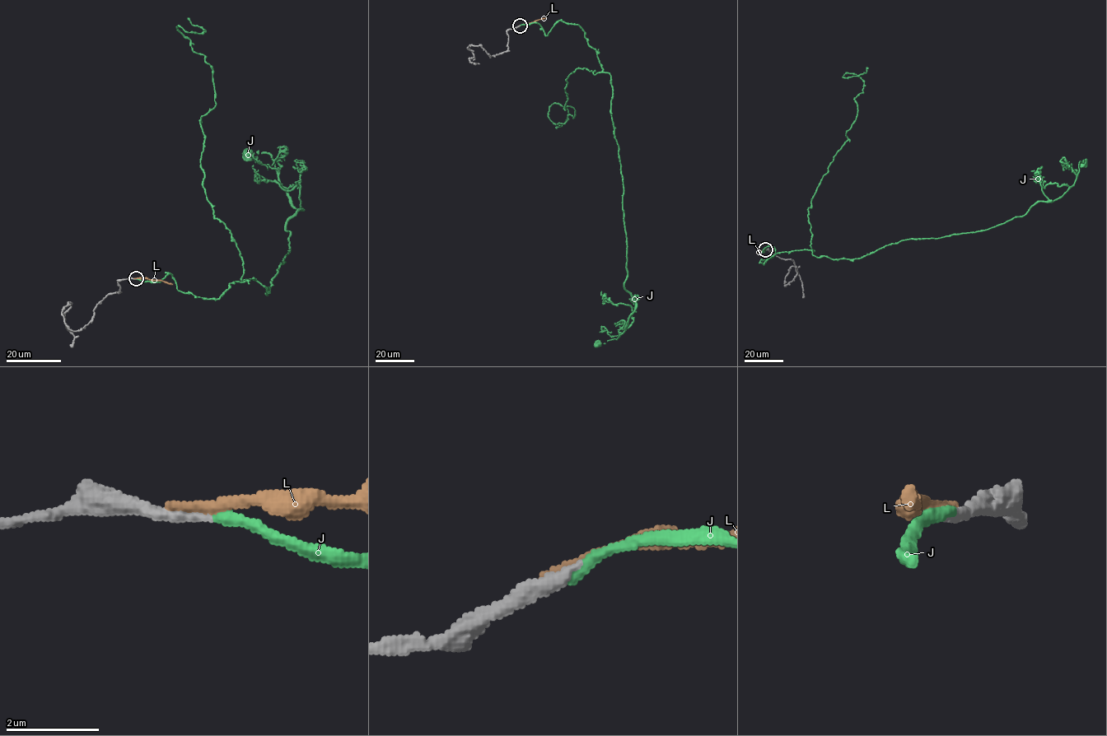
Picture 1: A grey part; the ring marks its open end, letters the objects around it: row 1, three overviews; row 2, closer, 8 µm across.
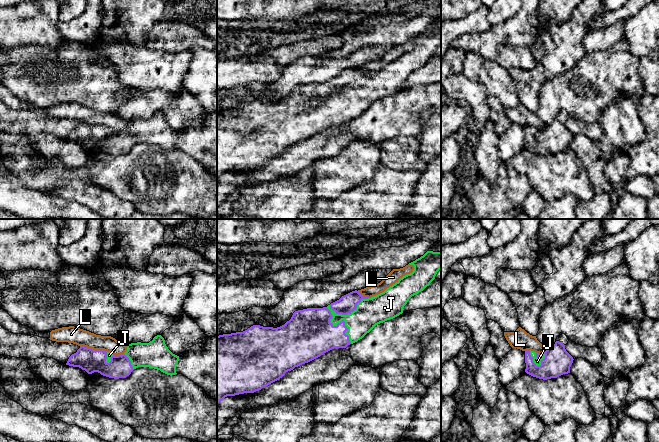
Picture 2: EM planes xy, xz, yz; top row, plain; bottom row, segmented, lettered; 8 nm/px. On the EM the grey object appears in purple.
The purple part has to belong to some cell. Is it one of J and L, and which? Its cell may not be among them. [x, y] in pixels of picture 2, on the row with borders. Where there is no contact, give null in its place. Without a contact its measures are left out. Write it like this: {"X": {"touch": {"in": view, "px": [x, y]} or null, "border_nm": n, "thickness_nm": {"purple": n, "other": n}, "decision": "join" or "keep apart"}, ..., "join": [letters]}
{"J": {"touch": {"in": "xz", "px": [331, 315]}, "border_nm": 400, "thickness_nm": {"purple": 380, "other": 220}, "decision": "join"}, "L": {"touch": {"in": "xy", "px": [94, 350]}, "border_nm": 220, "thickness_nm": {"purple": 180, "other": 140}, "decision": "keep apart"}, "join": ["J"]}

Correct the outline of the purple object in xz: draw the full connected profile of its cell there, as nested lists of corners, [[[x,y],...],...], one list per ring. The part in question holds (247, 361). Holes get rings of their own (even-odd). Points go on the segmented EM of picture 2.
[[[427,251],[409,264],[414,266],[412,273],[403,276],[384,292],[371,298],[364,297],[355,290],[327,307],[295,311],[291,319],[280,327],[253,325],[243,332],[217,336],[217,404],[227,396],[259,391],[279,380],[295,367],[308,363],[334,348],[346,348],[362,339],[376,325],[402,314],[409,299],[423,291],[435,279],[437,272],[441,269],[441,252]]]

